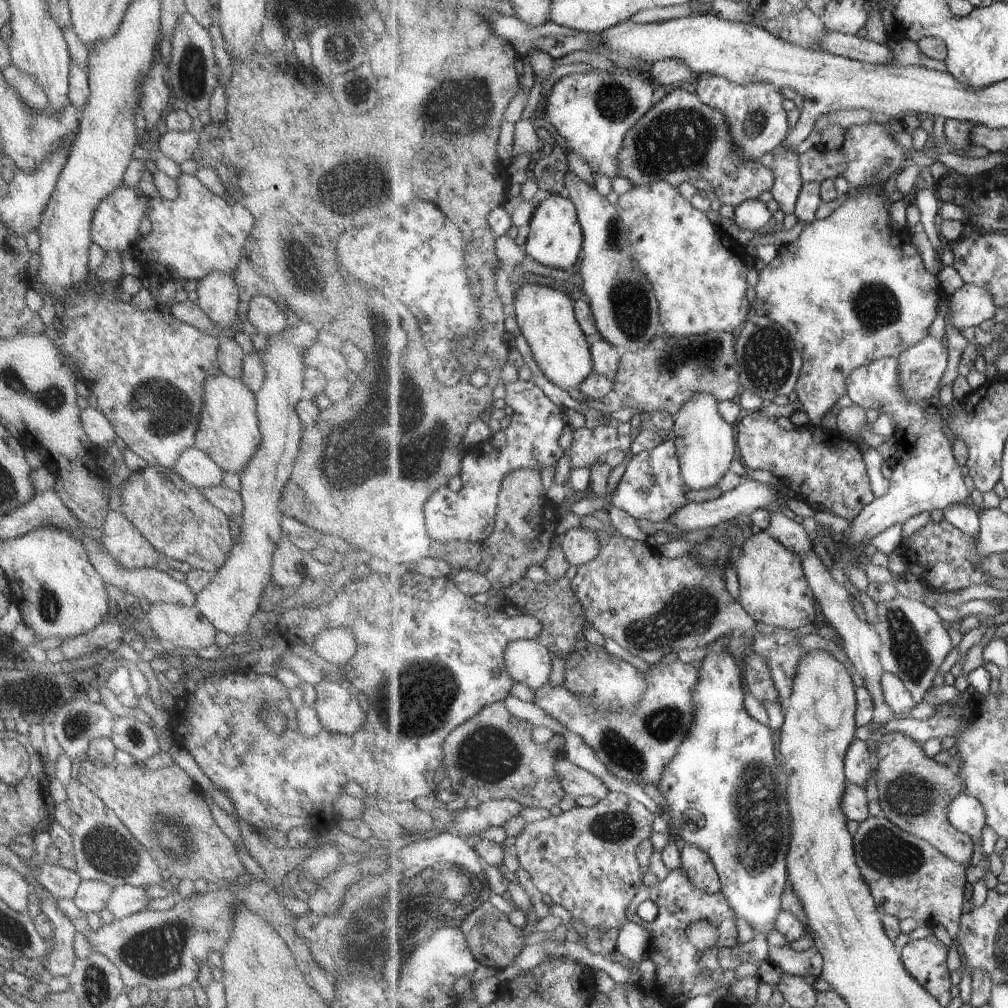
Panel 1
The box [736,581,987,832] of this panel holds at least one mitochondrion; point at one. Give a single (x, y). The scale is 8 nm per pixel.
(906, 648)

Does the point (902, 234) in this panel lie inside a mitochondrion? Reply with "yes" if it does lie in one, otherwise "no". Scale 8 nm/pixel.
no

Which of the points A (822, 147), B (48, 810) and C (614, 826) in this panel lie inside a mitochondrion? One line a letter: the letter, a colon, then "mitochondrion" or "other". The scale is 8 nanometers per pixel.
A: other
B: other
C: mitochondrion

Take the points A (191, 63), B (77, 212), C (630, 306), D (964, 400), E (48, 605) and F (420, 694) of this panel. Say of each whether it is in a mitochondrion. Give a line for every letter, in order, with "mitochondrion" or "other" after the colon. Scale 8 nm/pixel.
A: mitochondrion
B: other
C: mitochondrion
D: other
E: mitochondrion
F: mitochondrion

